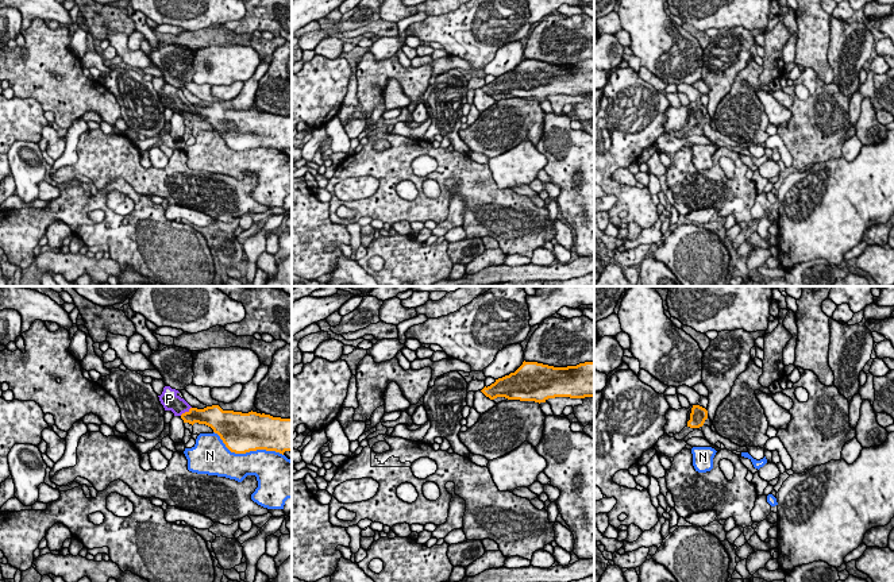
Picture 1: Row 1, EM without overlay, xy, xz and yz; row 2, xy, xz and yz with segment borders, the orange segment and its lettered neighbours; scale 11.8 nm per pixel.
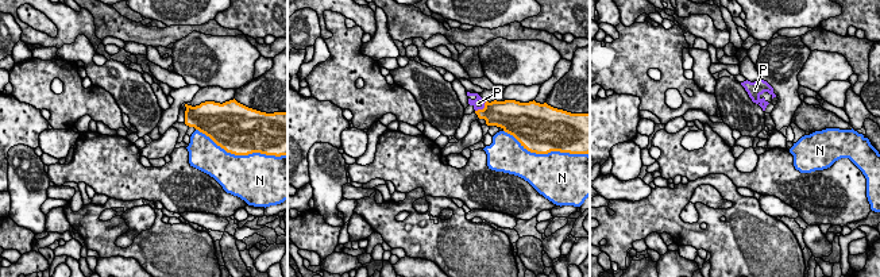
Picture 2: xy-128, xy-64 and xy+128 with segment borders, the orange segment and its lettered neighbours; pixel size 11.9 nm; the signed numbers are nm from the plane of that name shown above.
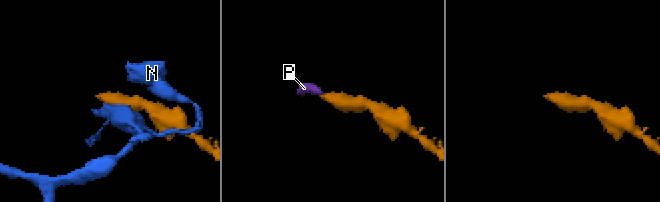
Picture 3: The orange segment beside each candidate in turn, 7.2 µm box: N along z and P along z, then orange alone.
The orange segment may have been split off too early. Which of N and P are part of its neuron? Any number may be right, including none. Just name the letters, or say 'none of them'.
P

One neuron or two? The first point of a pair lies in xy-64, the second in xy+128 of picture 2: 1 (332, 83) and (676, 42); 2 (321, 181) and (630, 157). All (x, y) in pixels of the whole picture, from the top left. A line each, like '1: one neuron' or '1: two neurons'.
1: one neuron
2: one neuron

